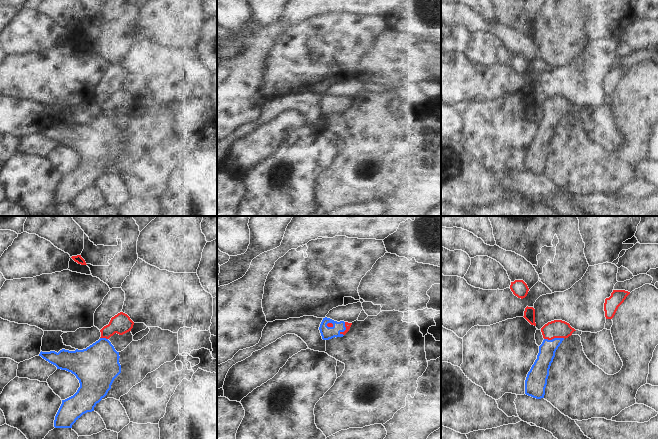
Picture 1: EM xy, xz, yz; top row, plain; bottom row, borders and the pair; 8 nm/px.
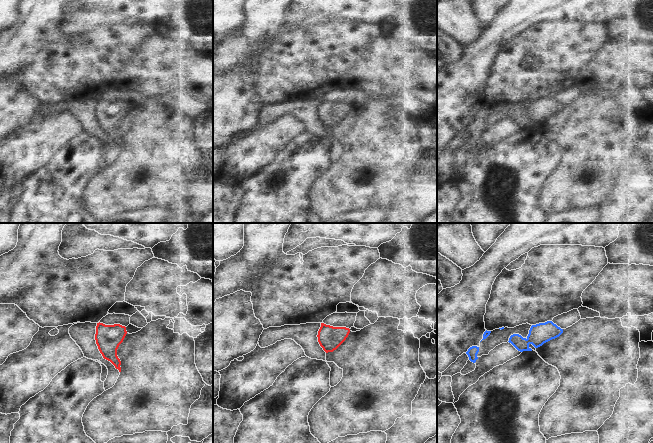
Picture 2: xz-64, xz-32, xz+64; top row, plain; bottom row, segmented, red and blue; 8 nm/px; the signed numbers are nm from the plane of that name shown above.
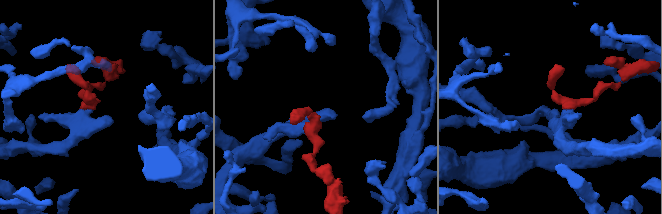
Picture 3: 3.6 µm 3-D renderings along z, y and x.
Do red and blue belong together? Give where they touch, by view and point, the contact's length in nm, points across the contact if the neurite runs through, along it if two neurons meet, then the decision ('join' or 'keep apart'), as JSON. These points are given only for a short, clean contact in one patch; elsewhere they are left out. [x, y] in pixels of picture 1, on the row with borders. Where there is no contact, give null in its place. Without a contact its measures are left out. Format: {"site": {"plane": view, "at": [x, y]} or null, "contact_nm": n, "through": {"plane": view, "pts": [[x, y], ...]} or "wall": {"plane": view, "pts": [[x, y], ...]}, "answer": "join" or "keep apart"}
{"site": {"plane": "yz", "at": [554, 337]}, "contact_nm": 170, "through": {"plane": "yz", "pts": [[555, 329], [554, 337], [547, 349]]}, "answer": "join"}

